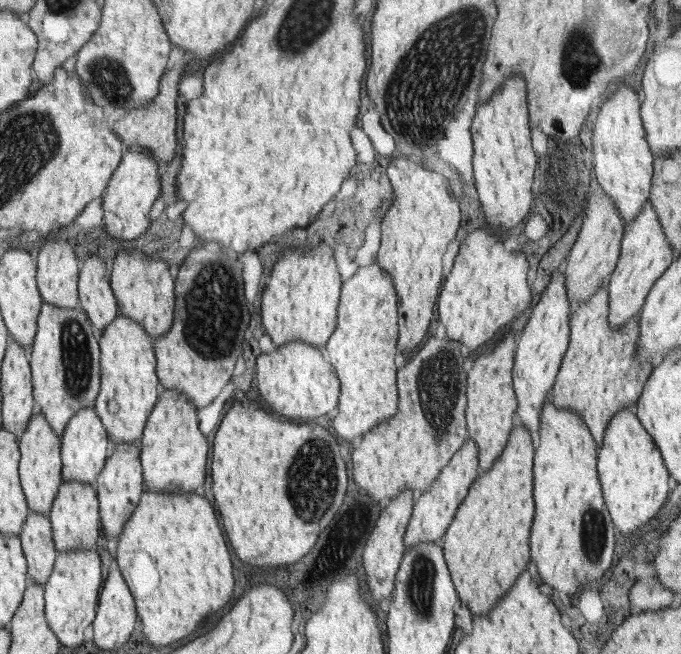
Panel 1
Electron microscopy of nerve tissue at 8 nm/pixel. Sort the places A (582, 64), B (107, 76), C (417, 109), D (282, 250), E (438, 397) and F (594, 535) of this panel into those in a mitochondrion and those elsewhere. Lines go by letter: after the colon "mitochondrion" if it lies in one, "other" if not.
A: mitochondrion
B: mitochondrion
C: mitochondrion
D: other
E: mitochondrion
F: mitochondrion

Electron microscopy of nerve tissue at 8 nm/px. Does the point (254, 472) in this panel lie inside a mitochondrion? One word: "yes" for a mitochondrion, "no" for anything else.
no

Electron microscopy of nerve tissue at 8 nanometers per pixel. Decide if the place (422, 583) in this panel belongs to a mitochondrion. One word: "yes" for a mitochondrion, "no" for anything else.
yes

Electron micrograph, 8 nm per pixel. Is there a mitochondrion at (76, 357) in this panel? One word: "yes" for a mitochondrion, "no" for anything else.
yes

